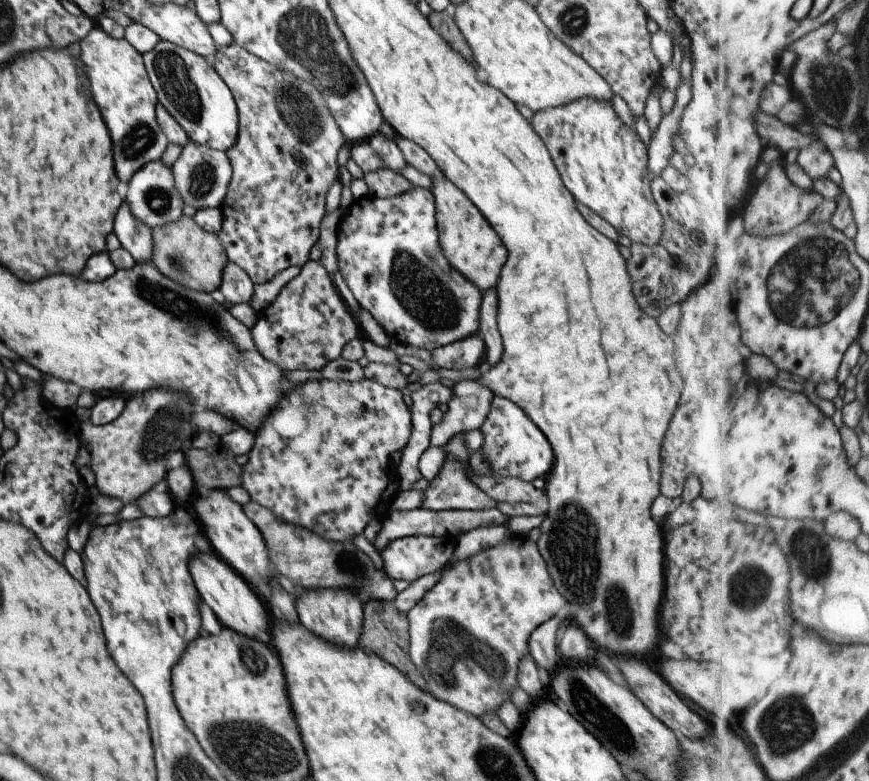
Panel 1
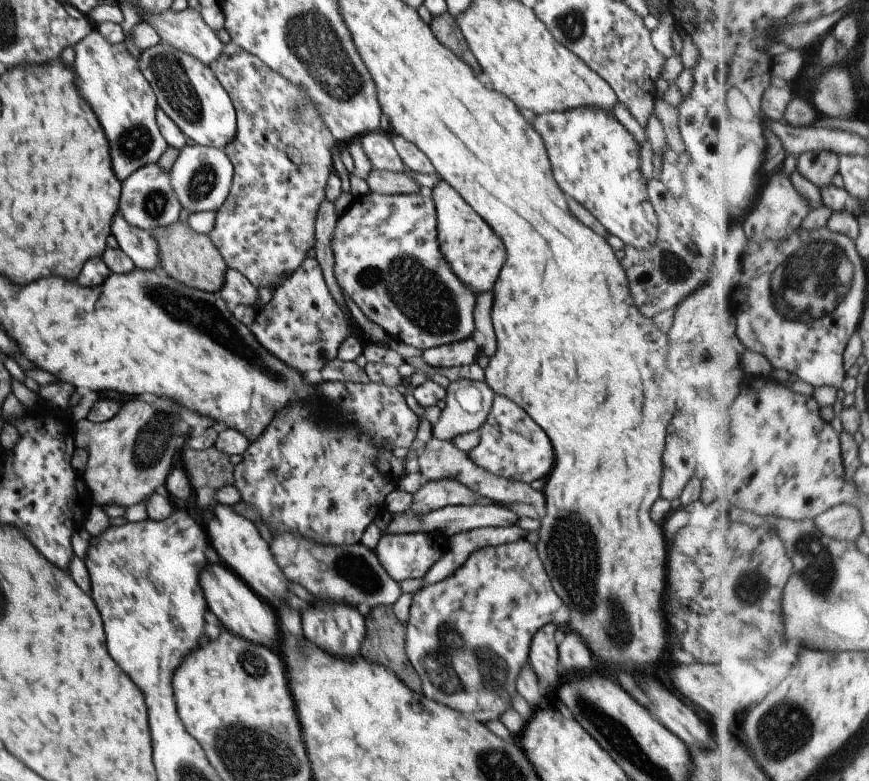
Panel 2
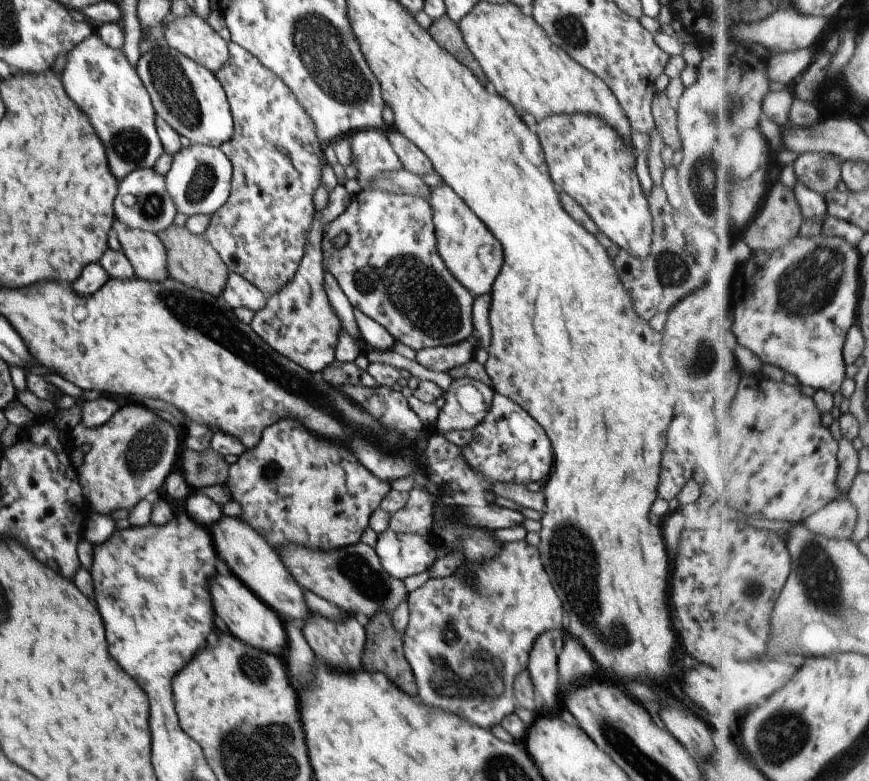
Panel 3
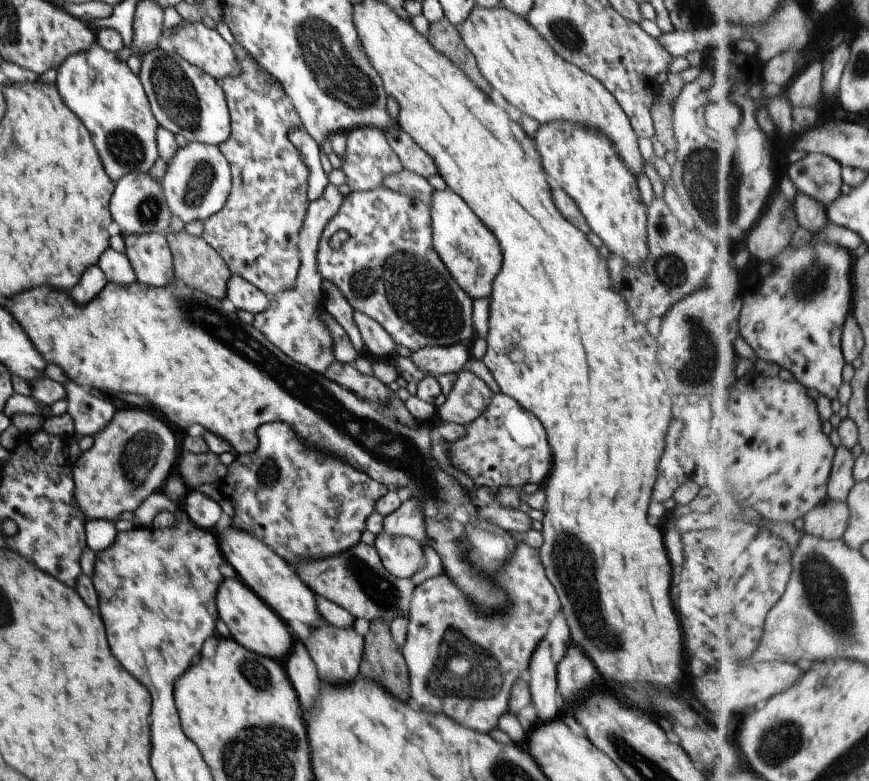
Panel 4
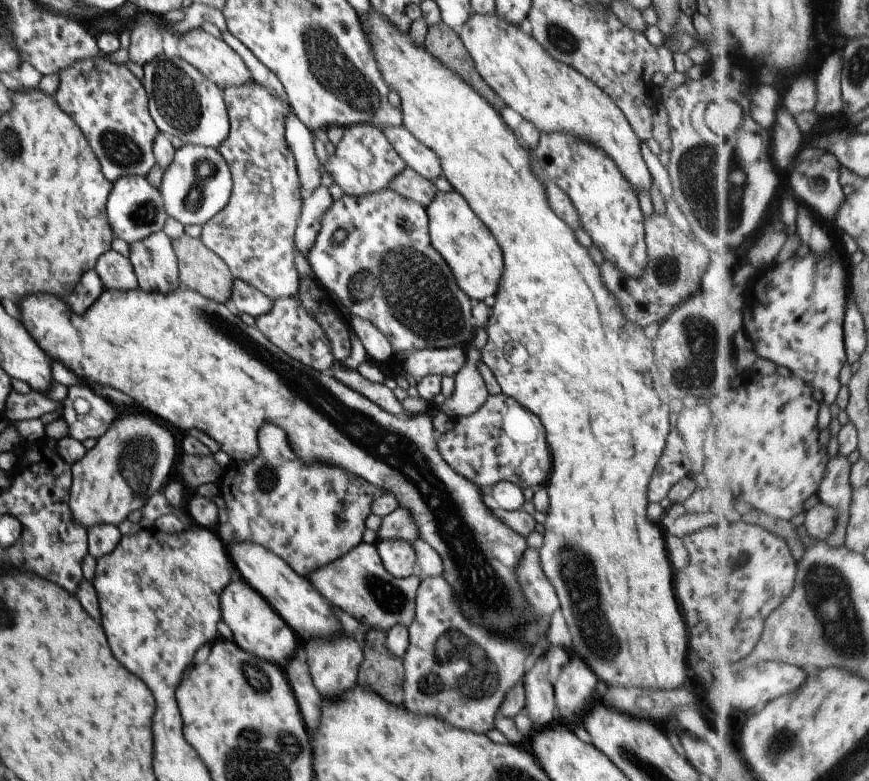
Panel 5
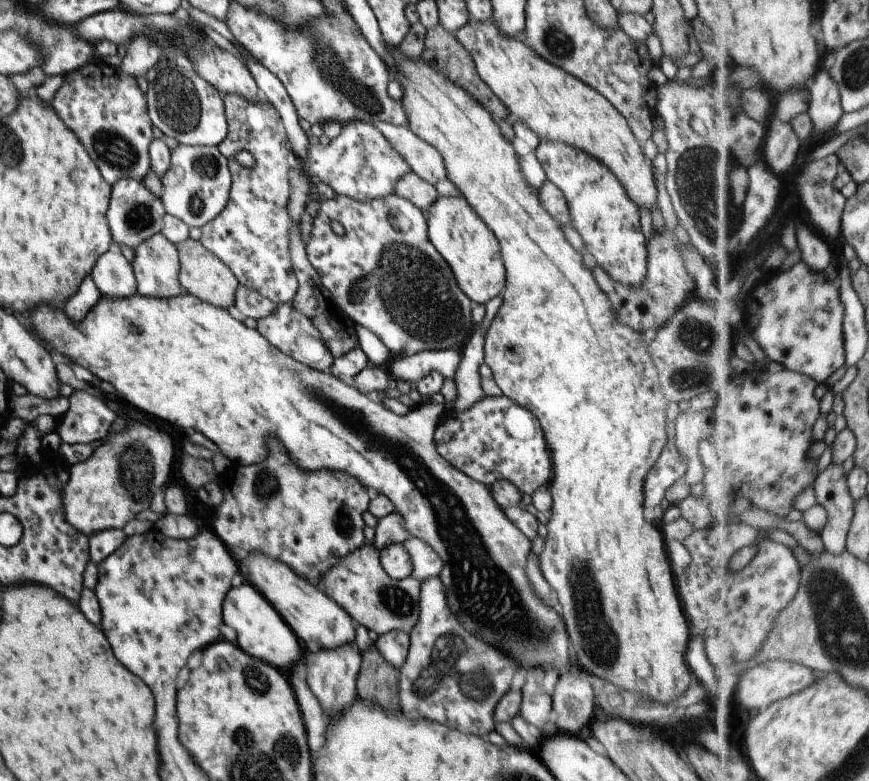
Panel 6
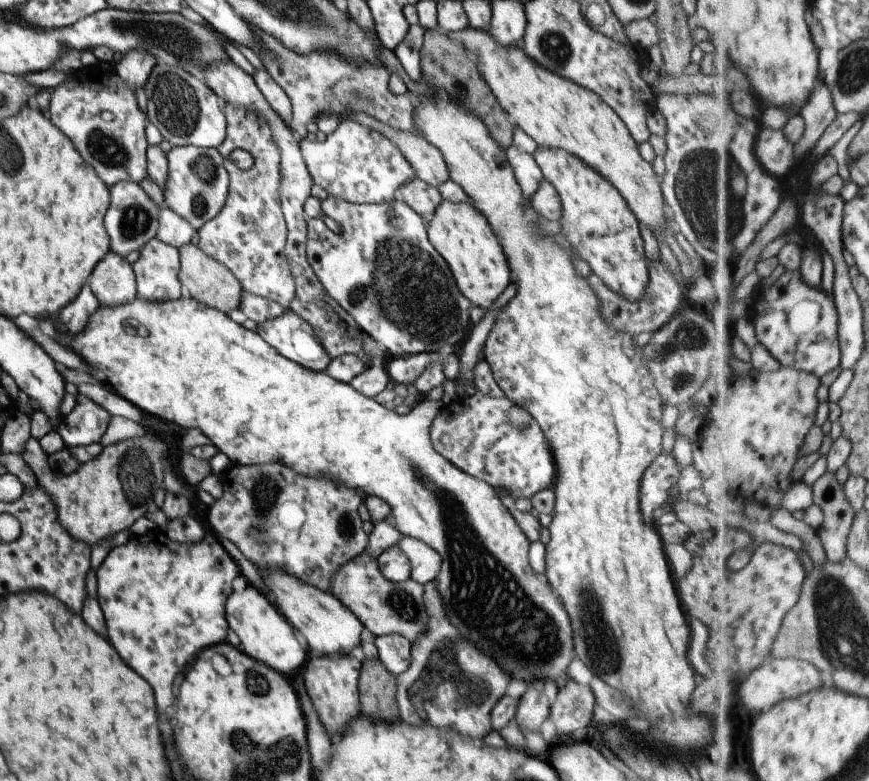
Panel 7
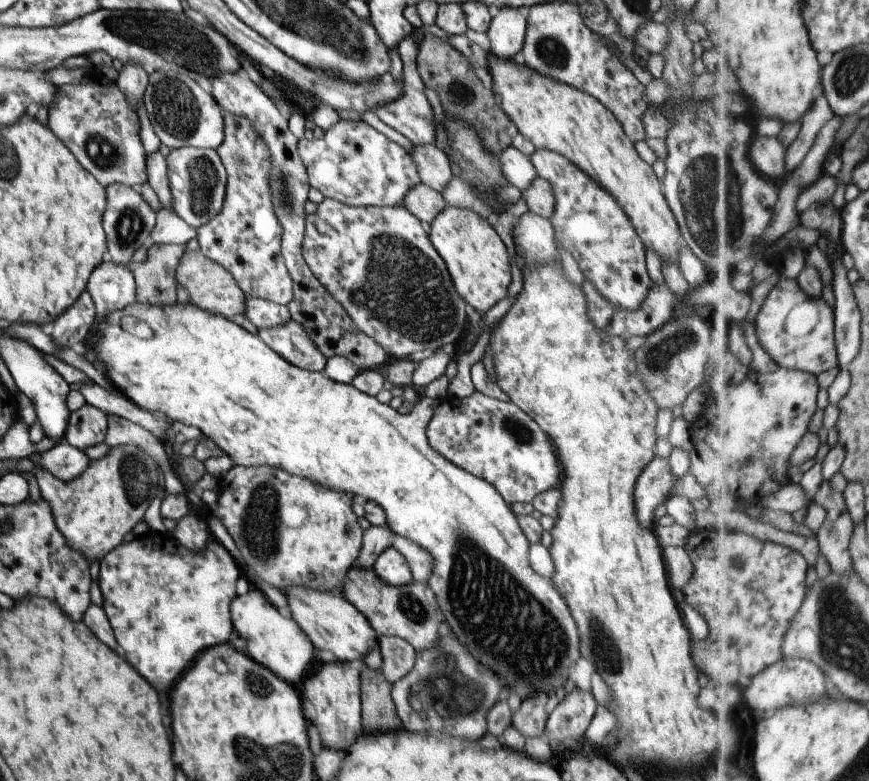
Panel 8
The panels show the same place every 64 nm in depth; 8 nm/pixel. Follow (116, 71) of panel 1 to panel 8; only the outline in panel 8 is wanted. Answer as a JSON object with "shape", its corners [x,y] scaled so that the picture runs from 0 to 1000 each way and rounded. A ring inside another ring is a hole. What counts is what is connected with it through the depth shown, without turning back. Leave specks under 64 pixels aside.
{"shape":[[[105,87],[102,104],[66,111],[64,128],[55,137],[56,166],[72,182],[96,218],[119,241],[130,236],[151,238],[168,233],[168,200],[160,179],[160,154],[155,138],[144,128],[132,104]]]}

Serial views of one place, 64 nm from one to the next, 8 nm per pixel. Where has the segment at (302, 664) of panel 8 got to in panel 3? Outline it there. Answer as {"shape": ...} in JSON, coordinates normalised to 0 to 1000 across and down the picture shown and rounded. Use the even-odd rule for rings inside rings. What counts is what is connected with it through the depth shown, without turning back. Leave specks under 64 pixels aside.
{"shape":[[[247,732],[243,743],[245,745],[241,748],[241,753],[243,753],[245,781],[259,796],[262,809],[266,809],[280,825],[293,827],[300,835],[321,841],[326,830],[331,825],[323,791],[268,735],[253,736]]]}

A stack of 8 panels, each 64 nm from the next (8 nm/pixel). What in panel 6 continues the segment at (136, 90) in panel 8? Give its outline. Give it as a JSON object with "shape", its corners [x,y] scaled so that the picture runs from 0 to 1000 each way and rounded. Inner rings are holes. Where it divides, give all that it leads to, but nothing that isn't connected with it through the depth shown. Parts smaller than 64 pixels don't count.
{"shape":[[[155,46],[151,49],[145,58],[144,69],[140,73],[138,85],[139,90],[146,95],[146,97],[162,97],[169,92],[169,87],[174,87],[174,83],[178,82],[181,77],[186,72],[188,64],[176,56],[174,51],[169,51],[167,46]]]}

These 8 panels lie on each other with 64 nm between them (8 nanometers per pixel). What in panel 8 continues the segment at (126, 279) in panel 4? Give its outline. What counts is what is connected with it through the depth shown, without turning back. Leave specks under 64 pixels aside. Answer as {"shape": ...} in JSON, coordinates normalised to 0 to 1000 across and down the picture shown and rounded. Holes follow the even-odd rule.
{"shape":[[[122,330],[105,347],[98,371],[109,392],[109,415],[123,402],[157,387],[152,348],[146,339],[130,338]]]}

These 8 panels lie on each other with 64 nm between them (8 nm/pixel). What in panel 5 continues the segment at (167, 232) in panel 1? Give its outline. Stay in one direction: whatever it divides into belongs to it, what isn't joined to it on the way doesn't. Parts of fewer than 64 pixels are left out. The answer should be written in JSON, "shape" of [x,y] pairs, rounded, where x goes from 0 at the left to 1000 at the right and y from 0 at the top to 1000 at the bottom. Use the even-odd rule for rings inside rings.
{"shape":[[[208,300],[204,305],[196,307],[197,318],[201,324],[204,334],[204,353],[208,365],[229,374],[234,382],[245,384],[258,389],[264,383],[266,376],[266,366],[269,356],[266,353],[261,339],[250,328],[243,323],[228,303],[219,303],[215,300]]]}

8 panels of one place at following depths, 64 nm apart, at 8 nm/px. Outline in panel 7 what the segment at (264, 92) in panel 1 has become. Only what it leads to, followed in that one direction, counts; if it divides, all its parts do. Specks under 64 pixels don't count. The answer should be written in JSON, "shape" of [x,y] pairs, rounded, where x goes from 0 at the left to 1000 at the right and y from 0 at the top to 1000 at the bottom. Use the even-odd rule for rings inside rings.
{"shape":[[[259,131],[255,134],[259,149],[259,177],[254,184],[249,187],[252,200],[257,202],[257,215],[264,225],[261,254],[257,260],[257,266],[250,271],[250,277],[243,279],[226,294],[229,318],[238,328],[254,335],[261,342],[261,346],[273,356],[278,371],[300,379],[322,389],[327,396],[331,394],[337,379],[339,379],[338,356],[333,348],[330,333],[328,330],[328,303],[329,287],[323,274],[321,264],[321,192],[312,177],[312,169],[307,164],[307,156],[303,154],[303,146],[293,146],[289,141],[282,141],[282,136],[273,138]],[[270,190],[282,192],[291,202],[291,211],[285,218],[277,218],[264,207],[261,198]]]}

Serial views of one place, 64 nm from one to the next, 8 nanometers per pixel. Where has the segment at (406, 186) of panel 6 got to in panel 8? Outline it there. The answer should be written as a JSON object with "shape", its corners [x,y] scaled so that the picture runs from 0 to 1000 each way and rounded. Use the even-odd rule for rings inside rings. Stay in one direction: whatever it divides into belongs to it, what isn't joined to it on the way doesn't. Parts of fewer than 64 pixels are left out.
{"shape":[[[482,233],[480,238],[471,241],[464,251],[463,262],[480,279],[486,287],[493,289],[507,271],[507,266],[512,264],[512,257],[507,254],[505,246],[501,246],[497,241],[489,238]]]}

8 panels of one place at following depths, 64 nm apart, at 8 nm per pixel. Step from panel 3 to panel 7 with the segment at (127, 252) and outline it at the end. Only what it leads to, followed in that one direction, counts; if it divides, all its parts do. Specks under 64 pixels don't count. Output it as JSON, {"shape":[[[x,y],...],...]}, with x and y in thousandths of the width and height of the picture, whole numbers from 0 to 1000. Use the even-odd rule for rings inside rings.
{"shape":[[[173,305],[160,320],[160,330],[150,338],[157,361],[157,382],[167,387],[204,384],[207,361],[203,355],[205,316]]]}

